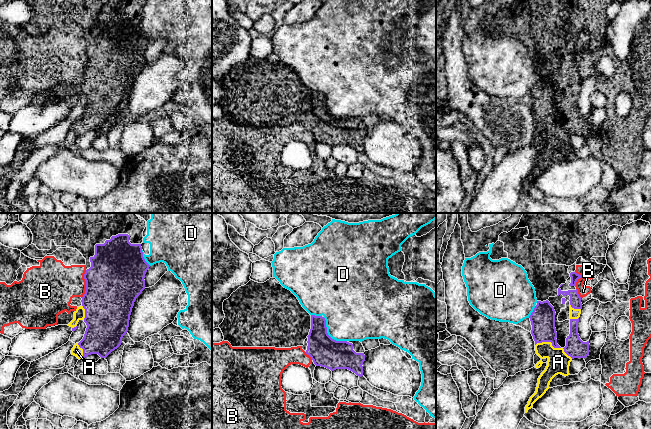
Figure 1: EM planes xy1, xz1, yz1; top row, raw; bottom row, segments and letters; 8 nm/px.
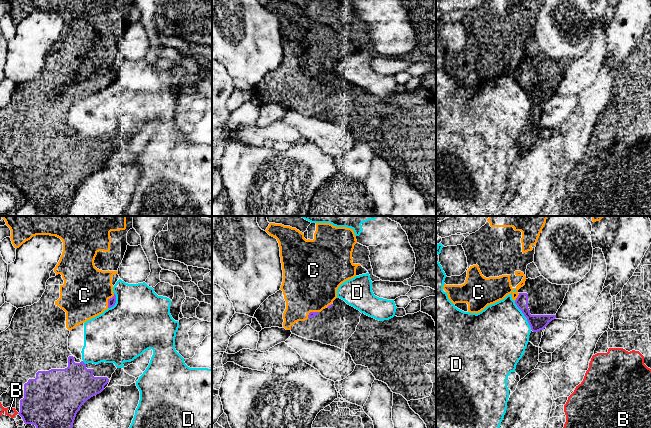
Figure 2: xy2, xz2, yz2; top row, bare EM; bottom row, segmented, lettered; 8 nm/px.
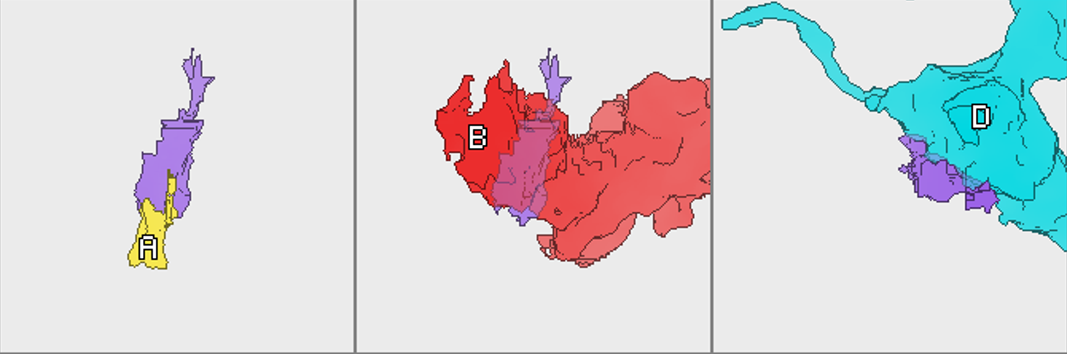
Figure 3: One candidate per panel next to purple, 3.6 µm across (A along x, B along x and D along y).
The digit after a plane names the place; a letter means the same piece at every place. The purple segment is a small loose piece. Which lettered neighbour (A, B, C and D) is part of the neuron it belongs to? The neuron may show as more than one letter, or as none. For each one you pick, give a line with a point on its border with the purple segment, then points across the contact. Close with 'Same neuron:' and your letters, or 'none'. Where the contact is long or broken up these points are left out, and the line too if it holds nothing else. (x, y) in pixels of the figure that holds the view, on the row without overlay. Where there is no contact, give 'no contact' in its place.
A: contact yz1 (548, 117)
C: contact xy2 (108, 76); way xy2 (111, 78), (108, 76), (96, 71), (84, 71)
Same neuron: A, C

